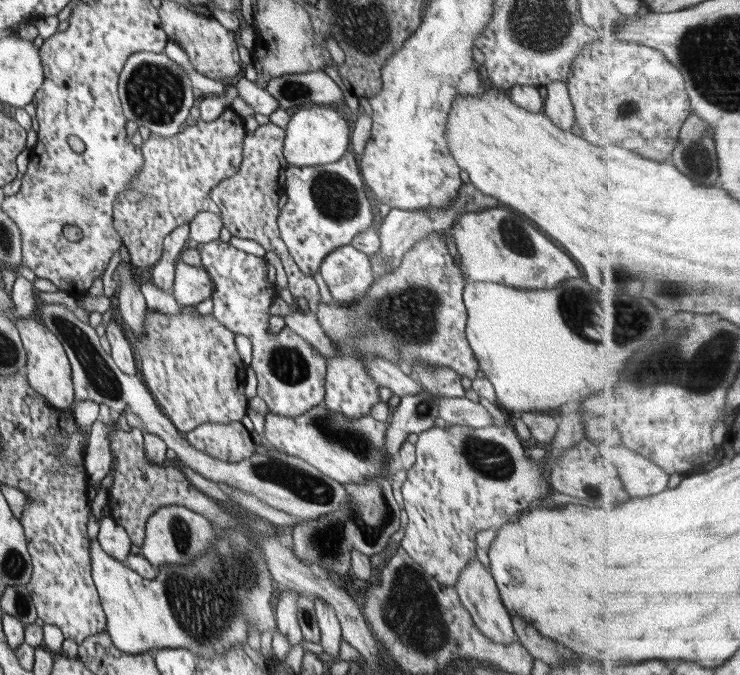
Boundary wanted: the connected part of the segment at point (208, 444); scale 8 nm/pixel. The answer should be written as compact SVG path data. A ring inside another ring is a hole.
M238 421L228 424L206 422L186 432L186 440L196 450L228 463L256 454L256 436Z

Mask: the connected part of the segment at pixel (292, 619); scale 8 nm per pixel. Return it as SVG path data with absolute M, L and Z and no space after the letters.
M282 588L280 601L276 606L275 622L277 630L290 644L296 645L302 642L303 636L296 620L296 603L298 603L298 593L292 589Z

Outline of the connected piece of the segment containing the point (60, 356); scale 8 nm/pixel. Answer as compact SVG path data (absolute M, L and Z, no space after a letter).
M12 317L19 330L23 347L27 352L27 374L30 386L40 393L52 406L56 408L71 408L75 402L73 374L71 364L64 350L63 344L44 326L40 320L22 317L18 321Z

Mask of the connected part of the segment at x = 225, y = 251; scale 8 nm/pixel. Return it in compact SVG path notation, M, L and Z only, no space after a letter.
M221 239L198 244L202 268L210 275L215 289L212 316L235 335L244 334L252 342L252 370L257 376L256 394L272 413L296 418L318 406L325 397L326 358L294 330L284 326L280 332L269 331L270 306L276 297L275 284L268 281L268 262L242 252Z

